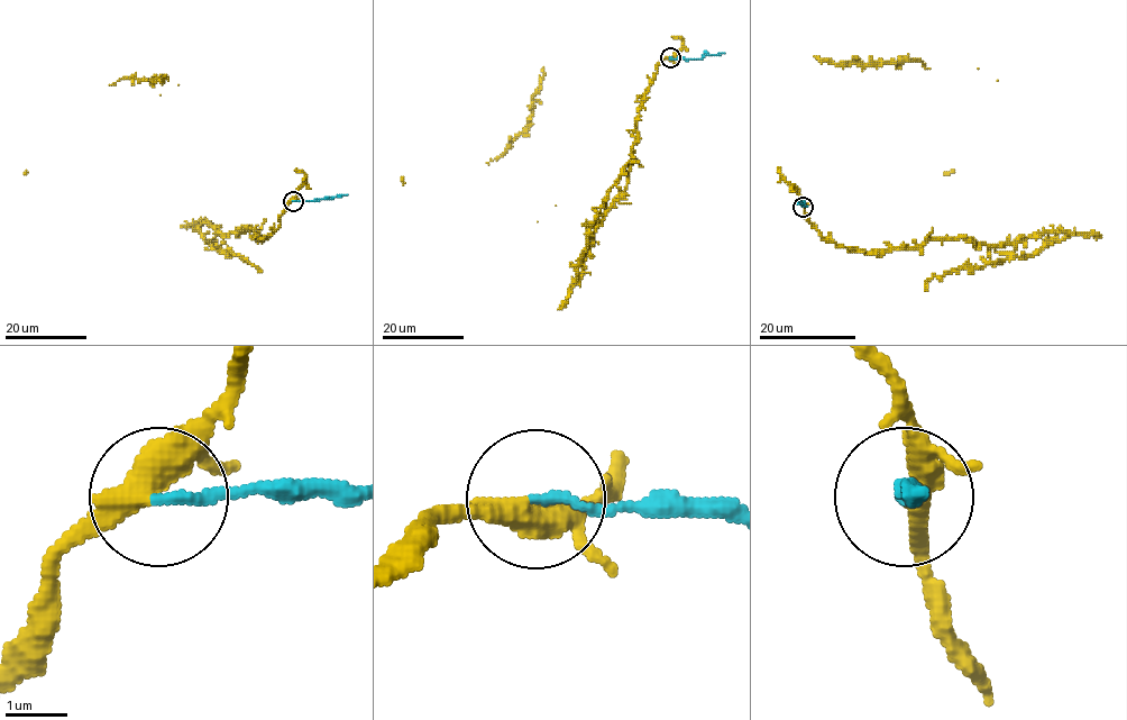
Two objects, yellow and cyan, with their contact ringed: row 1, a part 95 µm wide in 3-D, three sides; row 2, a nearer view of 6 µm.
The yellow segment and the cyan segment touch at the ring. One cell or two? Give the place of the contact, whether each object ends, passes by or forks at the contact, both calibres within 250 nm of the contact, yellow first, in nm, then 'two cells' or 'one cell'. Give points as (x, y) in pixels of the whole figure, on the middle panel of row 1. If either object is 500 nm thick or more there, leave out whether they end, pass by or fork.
at (670, 57); yellow passes by; cyan ends there; 440 nm thick on the yellow side, 160 nm on the other; two cells

